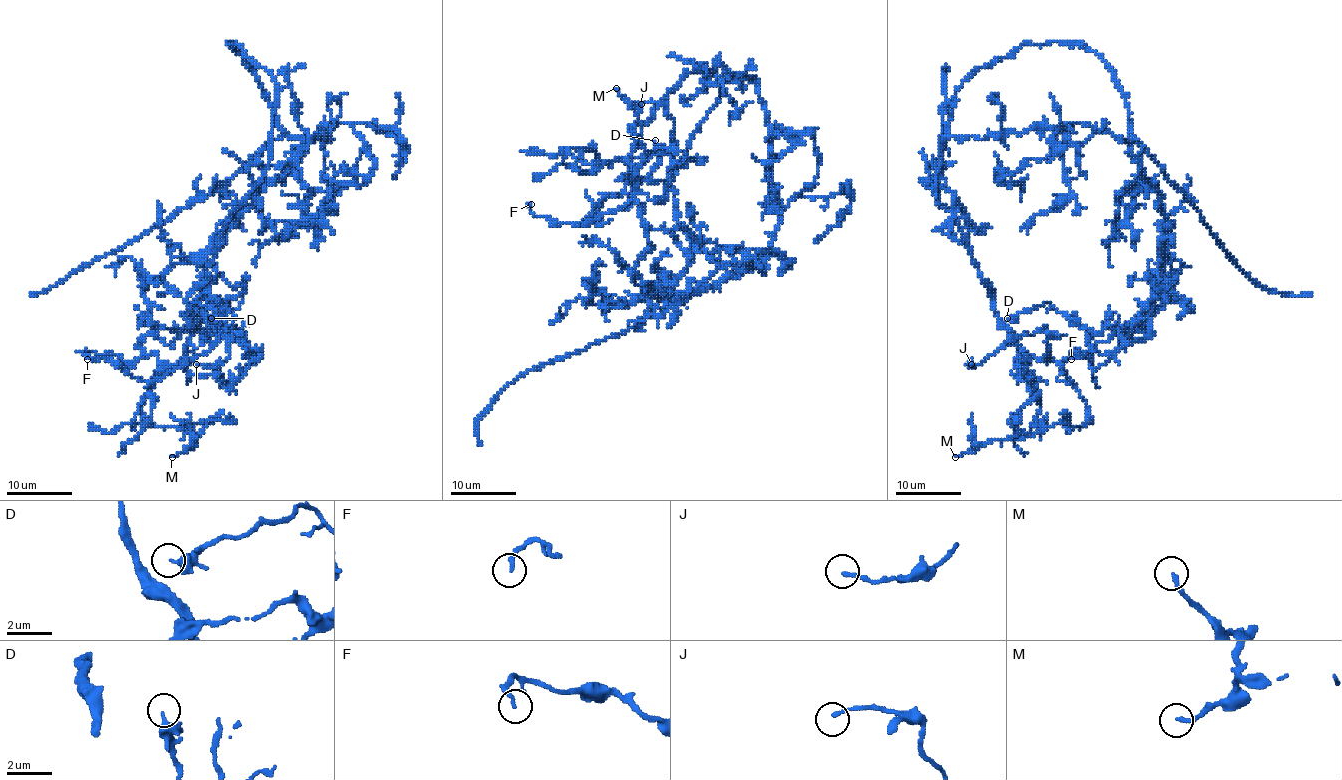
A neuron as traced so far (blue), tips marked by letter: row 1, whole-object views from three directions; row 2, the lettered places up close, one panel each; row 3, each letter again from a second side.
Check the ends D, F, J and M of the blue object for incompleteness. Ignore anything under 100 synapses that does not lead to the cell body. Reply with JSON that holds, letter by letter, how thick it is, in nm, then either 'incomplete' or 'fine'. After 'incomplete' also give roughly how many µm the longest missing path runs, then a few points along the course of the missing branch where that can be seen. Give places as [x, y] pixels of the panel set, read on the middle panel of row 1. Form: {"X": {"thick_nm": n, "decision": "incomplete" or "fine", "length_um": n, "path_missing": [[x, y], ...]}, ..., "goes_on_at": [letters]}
{"D": {"thick_nm": 240, "decision": "fine"}, "F": {"thick_nm": 160, "decision": "fine"}, "J": {"thick_nm": 170, "decision": "fine"}, "M": {"thick_nm": 160, "decision": "fine"}, "goes_on_at": []}

